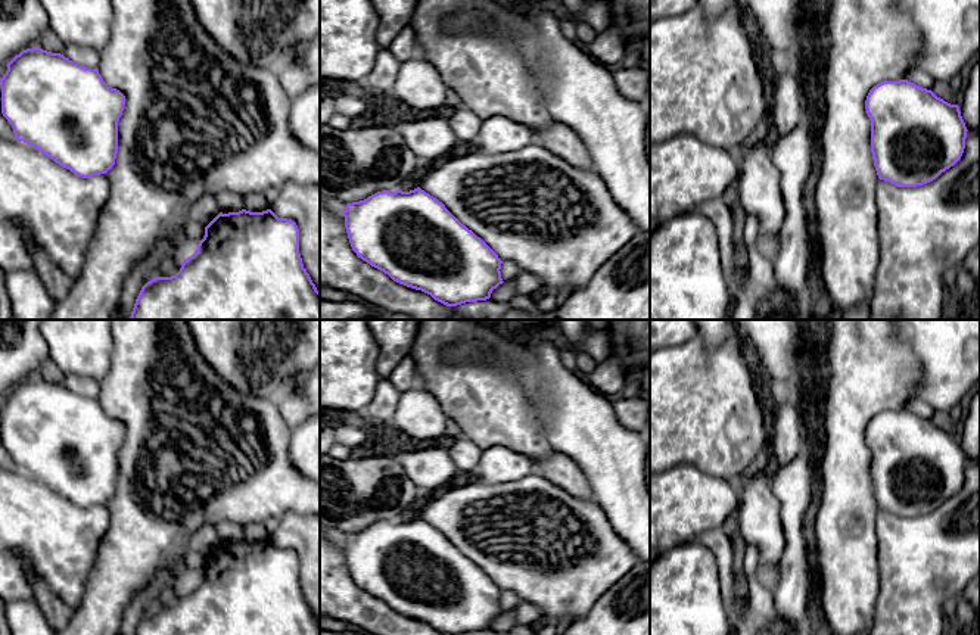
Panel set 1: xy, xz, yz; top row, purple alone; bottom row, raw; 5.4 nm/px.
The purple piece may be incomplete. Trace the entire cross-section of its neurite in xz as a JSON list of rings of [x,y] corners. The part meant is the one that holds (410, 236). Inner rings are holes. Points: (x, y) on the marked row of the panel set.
[[[420,187],[377,192],[348,203],[343,217],[351,248],[358,258],[393,281],[421,290],[447,306],[486,301],[504,283],[498,255]]]

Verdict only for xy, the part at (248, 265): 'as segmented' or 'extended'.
as segmented

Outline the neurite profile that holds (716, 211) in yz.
[[[713,199],[701,203],[699,211],[709,218],[718,233],[718,245],[721,248],[721,265],[724,268],[725,278],[728,281],[728,287],[731,290],[732,299],[740,295],[740,287],[734,277],[734,242],[732,242],[732,231],[734,222],[731,218],[729,206],[727,206],[722,199]]]

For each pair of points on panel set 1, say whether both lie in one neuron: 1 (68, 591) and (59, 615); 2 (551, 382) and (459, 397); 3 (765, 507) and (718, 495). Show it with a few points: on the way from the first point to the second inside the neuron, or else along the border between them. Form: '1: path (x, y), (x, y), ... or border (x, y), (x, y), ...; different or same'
1: border (40, 576), (72, 610); different
2: border (529, 352), (531, 363), (509, 370), (540, 417); different
3: border (734, 483), (740, 501); different

